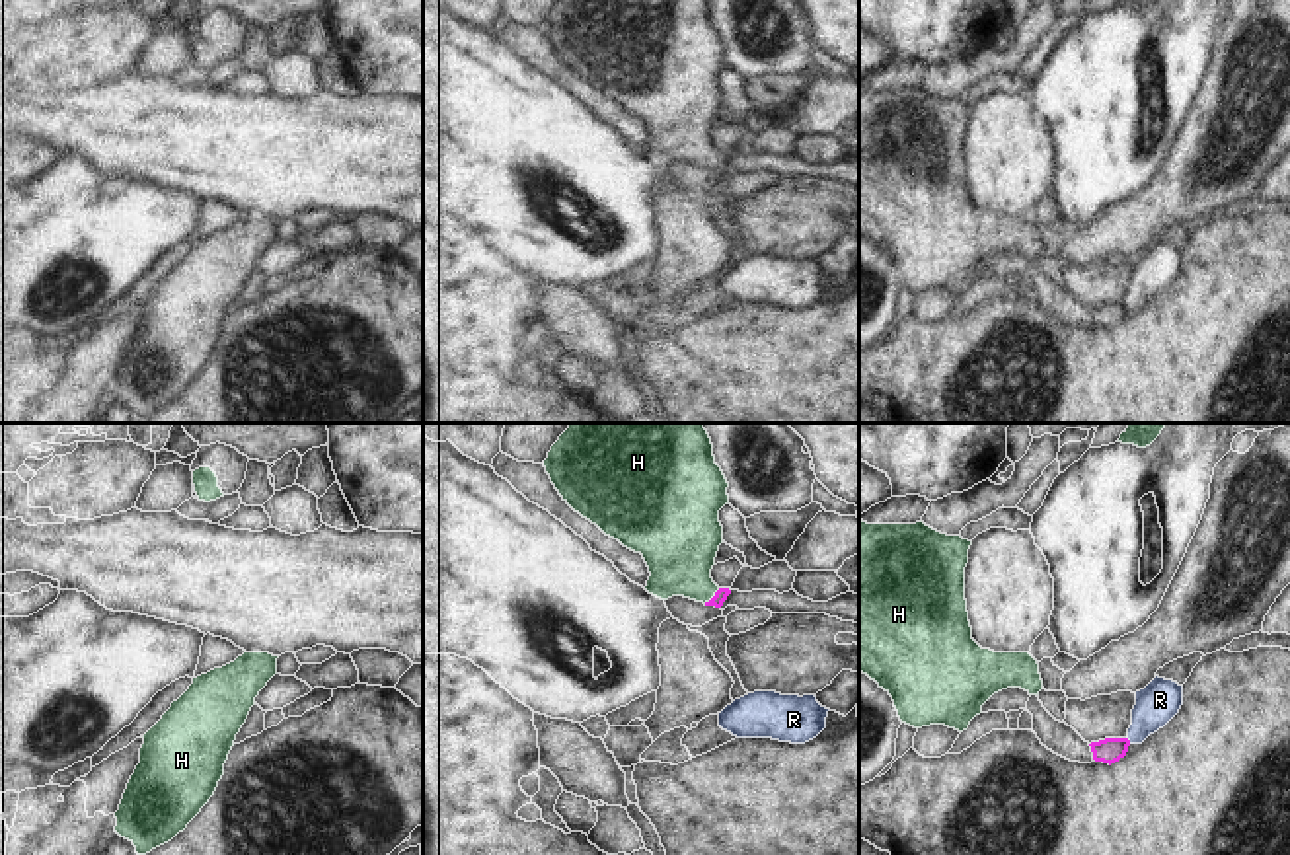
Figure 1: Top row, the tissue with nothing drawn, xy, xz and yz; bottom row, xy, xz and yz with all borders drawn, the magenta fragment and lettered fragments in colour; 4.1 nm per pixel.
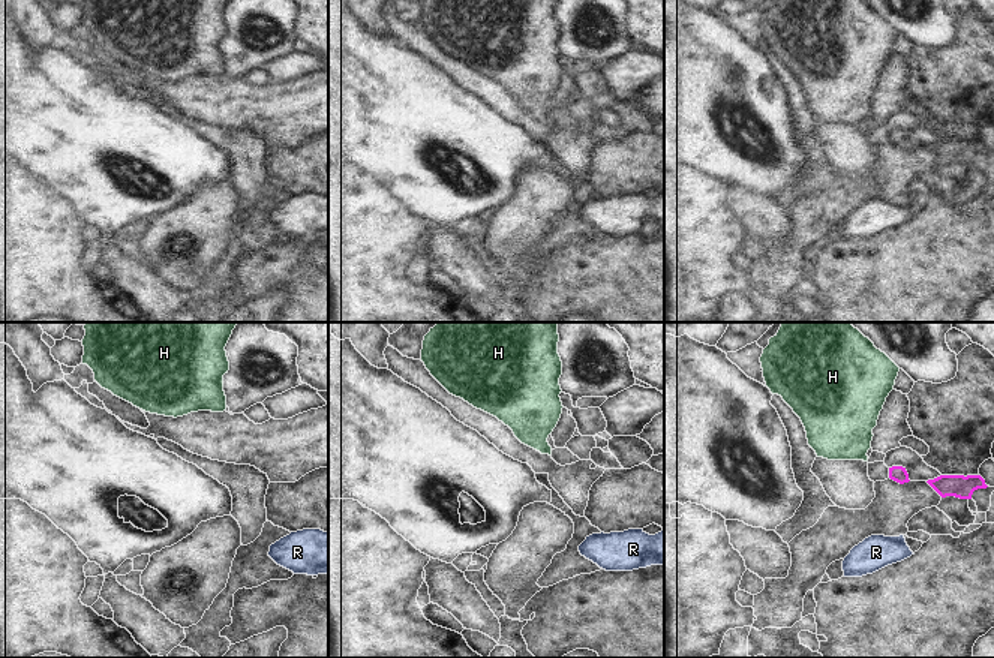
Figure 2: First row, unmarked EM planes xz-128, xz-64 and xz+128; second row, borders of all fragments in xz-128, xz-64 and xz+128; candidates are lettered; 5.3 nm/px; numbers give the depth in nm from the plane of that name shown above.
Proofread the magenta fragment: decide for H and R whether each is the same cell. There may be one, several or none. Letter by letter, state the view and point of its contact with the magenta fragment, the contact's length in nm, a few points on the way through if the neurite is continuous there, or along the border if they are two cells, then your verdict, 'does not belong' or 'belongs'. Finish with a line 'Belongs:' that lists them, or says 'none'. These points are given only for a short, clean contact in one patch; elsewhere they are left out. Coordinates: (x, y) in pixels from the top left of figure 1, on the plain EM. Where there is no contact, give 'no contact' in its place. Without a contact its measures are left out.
H: meets magenta in xz at (714, 160); contact 90 nm long; runs through xz (721, 158), (714, 160), (681, 127), (681, 110); belongs
R: meets magenta in yz at (1129, 304); contact 30 nm long; border along yz (1127, 302), (1131, 306); does not belong
Belongs: H

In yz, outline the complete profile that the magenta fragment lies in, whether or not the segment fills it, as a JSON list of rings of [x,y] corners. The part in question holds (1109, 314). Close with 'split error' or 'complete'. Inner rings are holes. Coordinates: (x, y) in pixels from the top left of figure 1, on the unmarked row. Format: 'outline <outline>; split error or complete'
outline [[[1105,302],[1099,306],[1091,306],[1089,310],[1091,310],[1095,325],[1103,325],[1111,329],[1126,319],[1130,304],[1128,302]]]; complete

